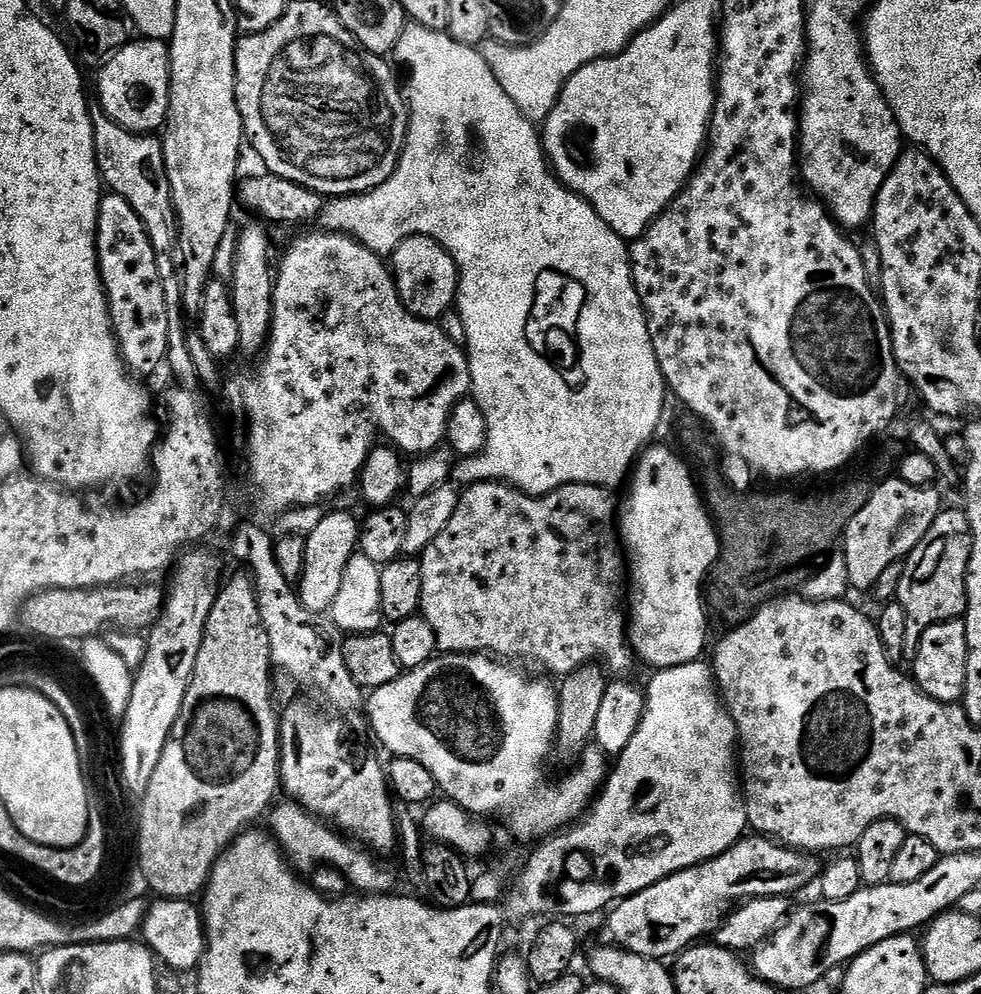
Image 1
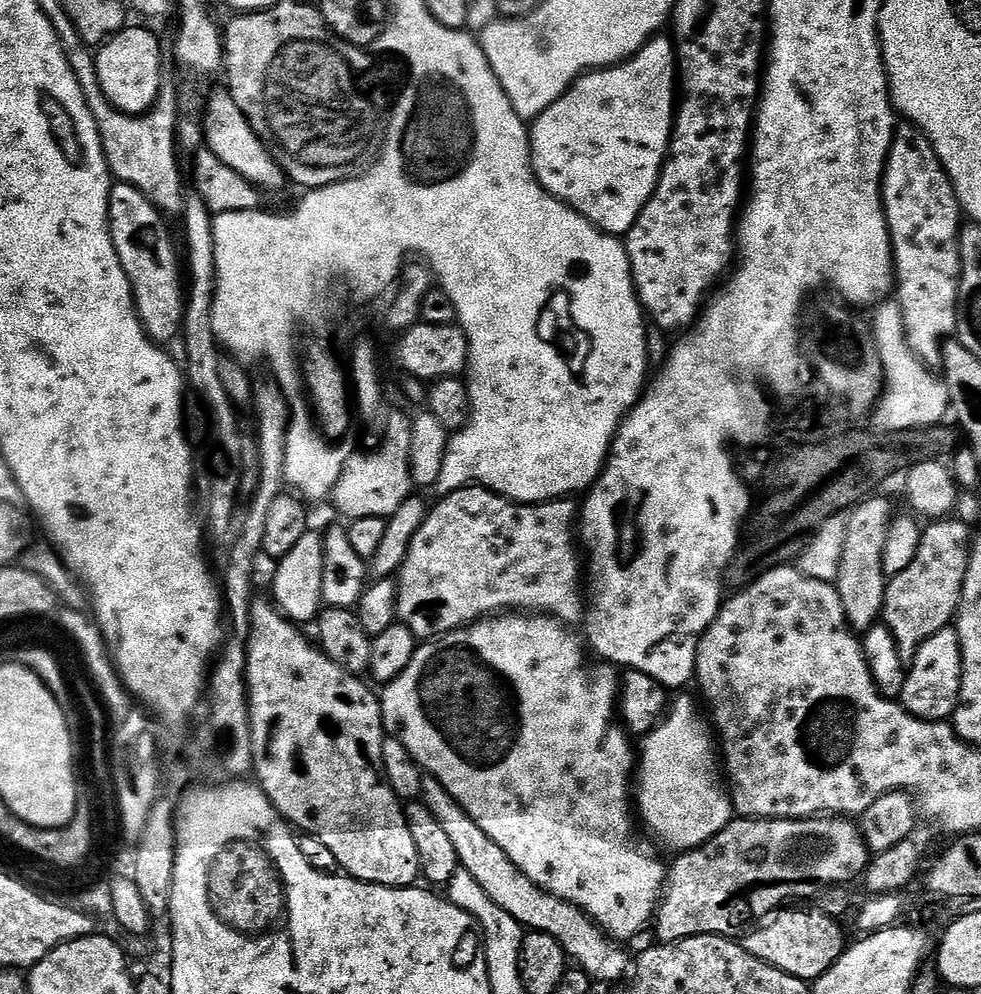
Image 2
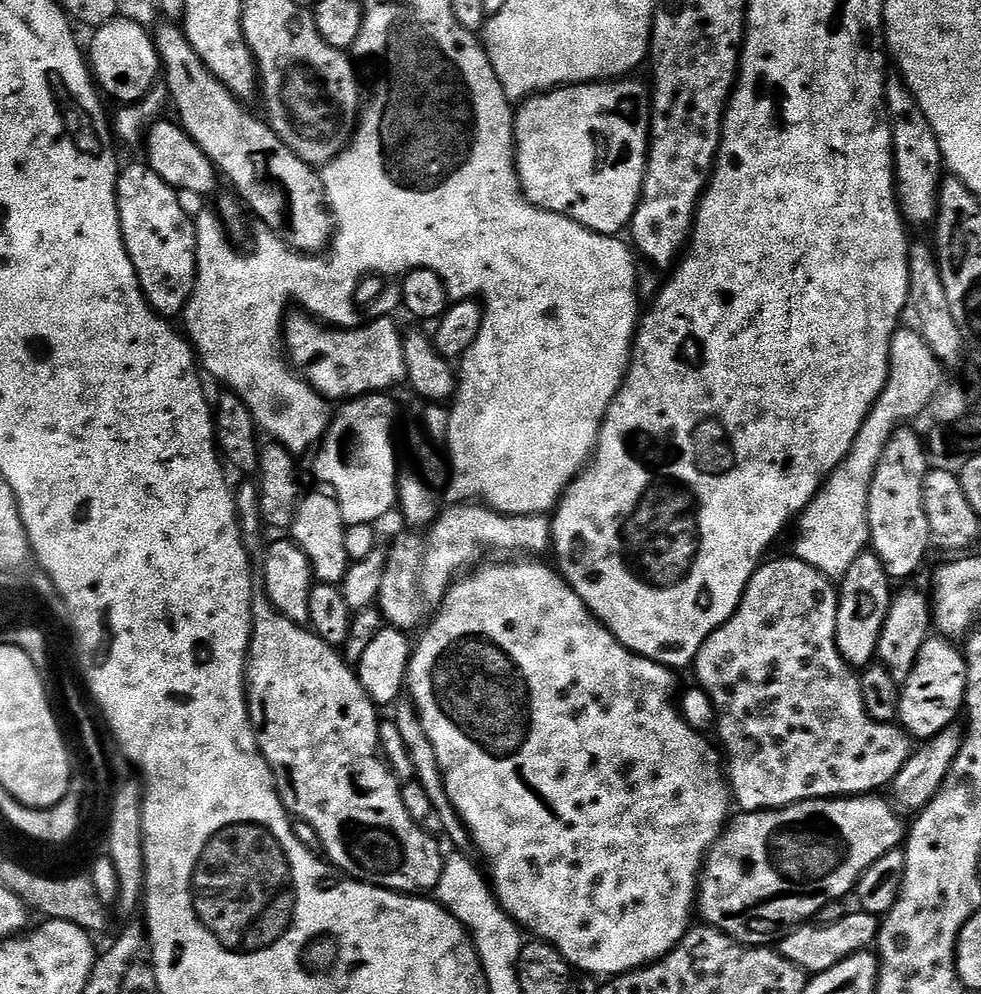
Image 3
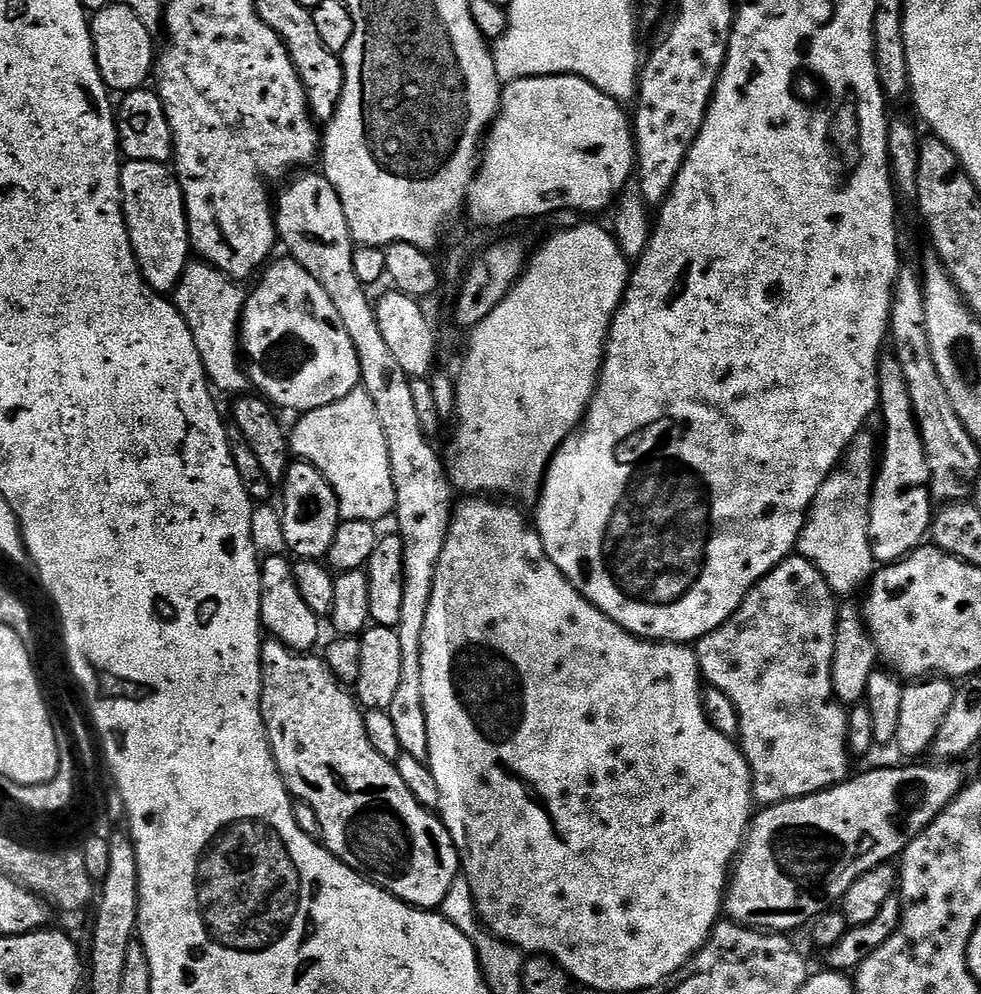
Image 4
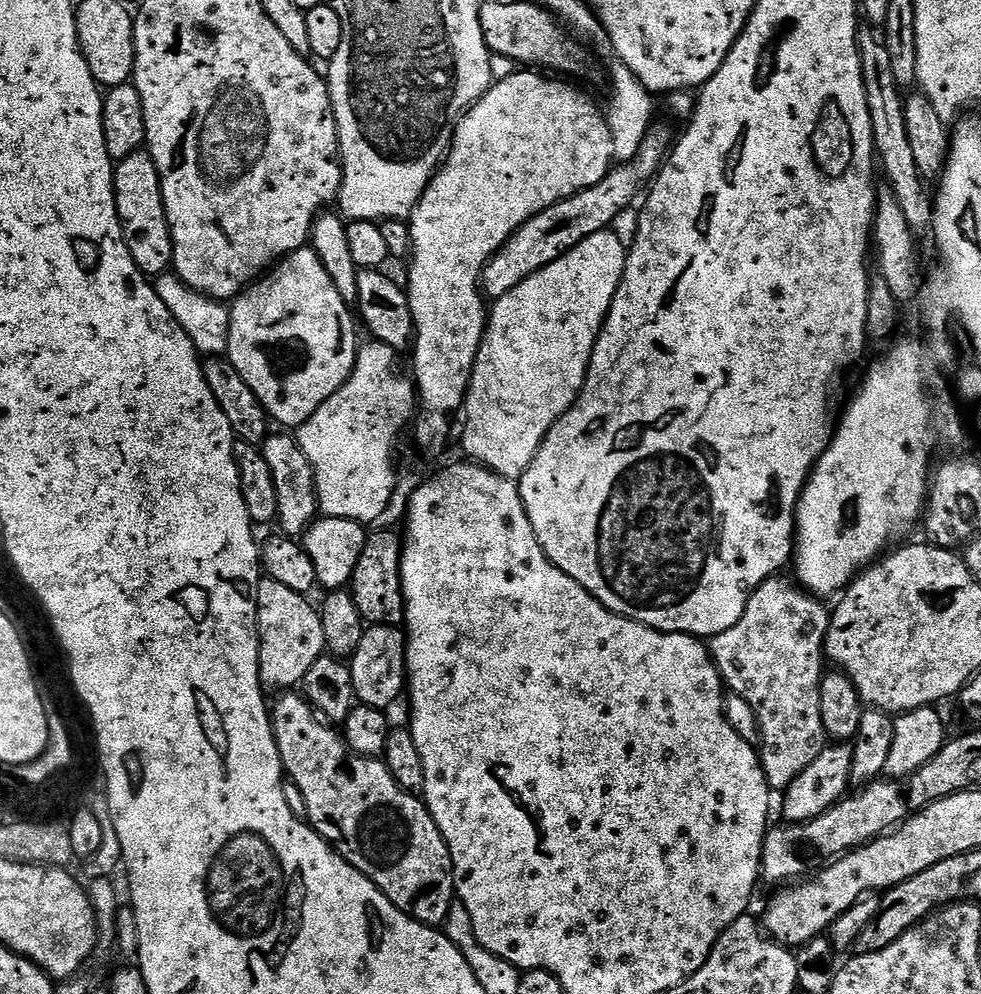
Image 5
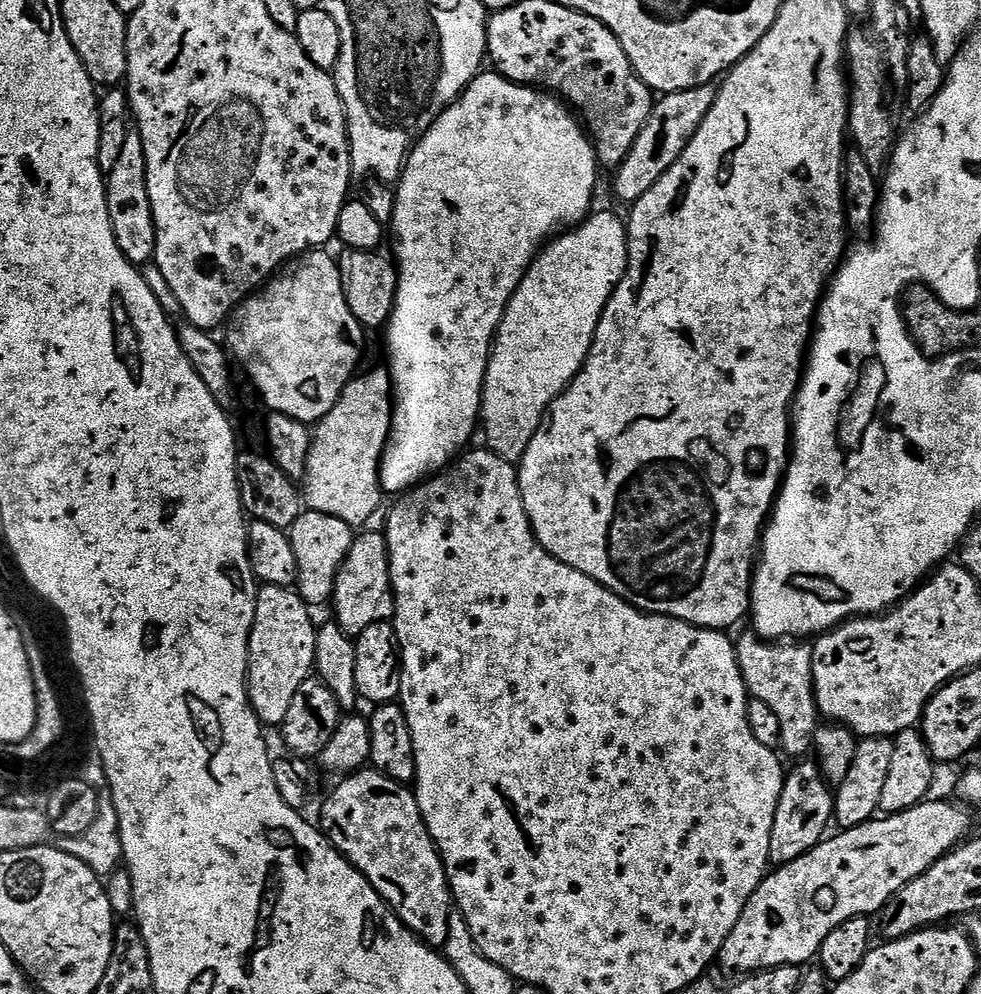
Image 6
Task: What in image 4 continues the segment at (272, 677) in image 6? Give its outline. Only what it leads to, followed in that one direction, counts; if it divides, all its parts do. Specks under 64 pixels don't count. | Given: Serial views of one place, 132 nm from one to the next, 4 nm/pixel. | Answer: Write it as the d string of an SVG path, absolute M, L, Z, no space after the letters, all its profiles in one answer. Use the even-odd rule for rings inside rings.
M284 556L263 557L260 565L260 622L263 631L271 639L280 641L293 652L308 654L315 649L312 647L316 643L321 643L322 620L314 614L314 610L310 610L302 594L298 594L293 561Z

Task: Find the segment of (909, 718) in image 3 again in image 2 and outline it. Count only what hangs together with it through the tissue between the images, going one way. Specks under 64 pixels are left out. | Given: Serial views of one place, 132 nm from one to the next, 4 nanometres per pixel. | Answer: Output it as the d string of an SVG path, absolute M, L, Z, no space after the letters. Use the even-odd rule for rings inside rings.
M955 627L943 628L918 650L914 662L907 669L908 677L899 696L899 703L911 714L923 720L947 721L955 717L962 690L962 646Z

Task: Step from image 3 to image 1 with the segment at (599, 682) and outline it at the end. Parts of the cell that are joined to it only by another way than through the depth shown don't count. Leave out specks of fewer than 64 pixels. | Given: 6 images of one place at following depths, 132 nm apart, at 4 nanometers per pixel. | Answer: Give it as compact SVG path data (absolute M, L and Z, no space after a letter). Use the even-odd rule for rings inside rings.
M437 654L430 662L405 671L394 682L375 689L367 697L367 712L381 746L392 752L388 754L422 762L434 774L437 789L452 803L476 818L501 816L520 840L540 842L575 824L587 813L606 779L604 753L588 750L569 776L562 777L557 784L548 781L544 763L553 755L556 742L560 713L557 689L488 654Z

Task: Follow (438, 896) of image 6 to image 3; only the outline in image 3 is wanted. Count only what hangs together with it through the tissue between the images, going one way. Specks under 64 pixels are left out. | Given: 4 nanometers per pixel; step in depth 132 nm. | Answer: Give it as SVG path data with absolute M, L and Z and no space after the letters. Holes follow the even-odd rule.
M256 594L252 597L252 641L248 647L248 662L246 665L246 691L248 694L248 717L252 719L252 728L256 732L256 741L260 753L272 771L272 780L276 784L276 792L284 807L297 821L304 821L317 831L321 839L323 855L345 877L353 880L364 880L367 884L377 884L379 888L388 888L392 892L405 894L428 894L438 886L438 878L442 878L445 853L440 852L440 844L435 835L423 832L410 818L406 806L402 806L401 781L396 779L380 751L380 721L376 716L377 705L373 704L366 690L360 684L360 677L354 671L353 665L344 659L343 655L333 645L322 642L315 632L307 627L295 624L290 618L283 616L277 608L269 602L267 595Z

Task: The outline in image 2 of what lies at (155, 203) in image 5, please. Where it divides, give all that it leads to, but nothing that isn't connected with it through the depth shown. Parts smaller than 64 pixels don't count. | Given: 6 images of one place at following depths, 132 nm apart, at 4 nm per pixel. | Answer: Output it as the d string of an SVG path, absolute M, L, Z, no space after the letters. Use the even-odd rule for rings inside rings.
M113 183L108 199L108 225L114 250L118 250L118 262L122 262L122 270L126 270L140 321L148 337L161 346L168 346L175 336L177 339L181 335L186 299L182 260L176 257L176 244L167 223L164 213L159 212L142 190L129 184Z

